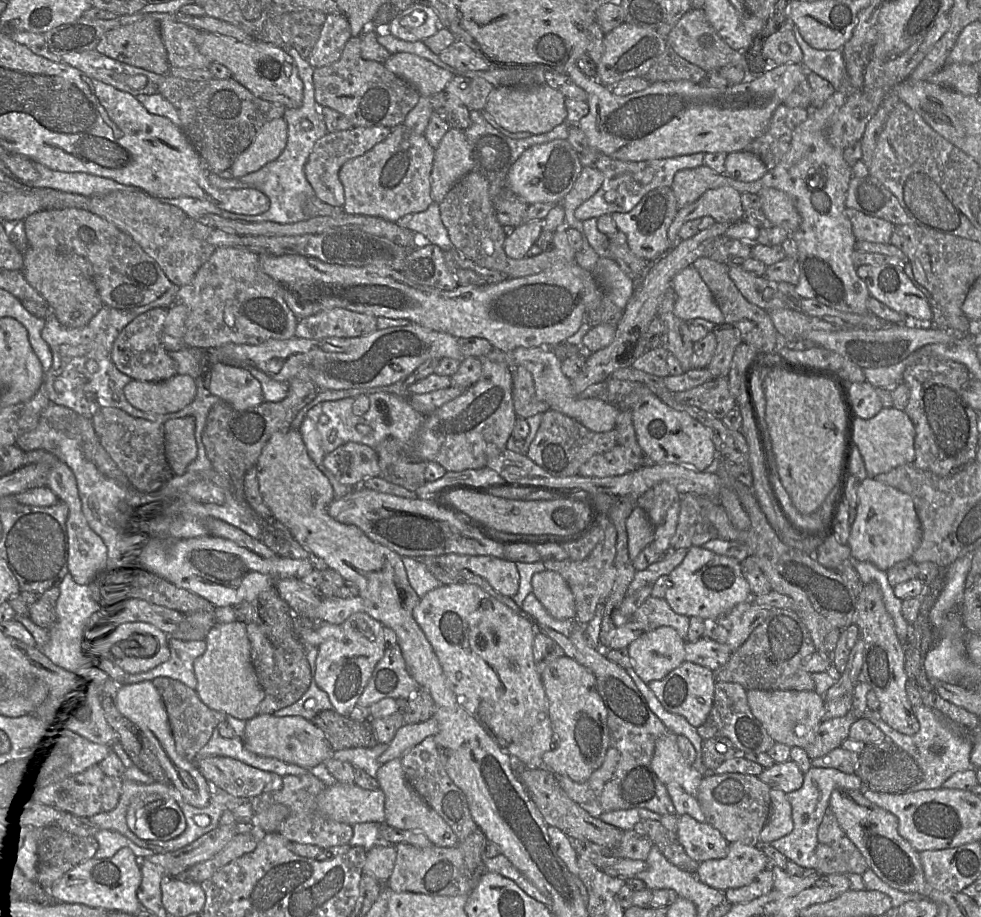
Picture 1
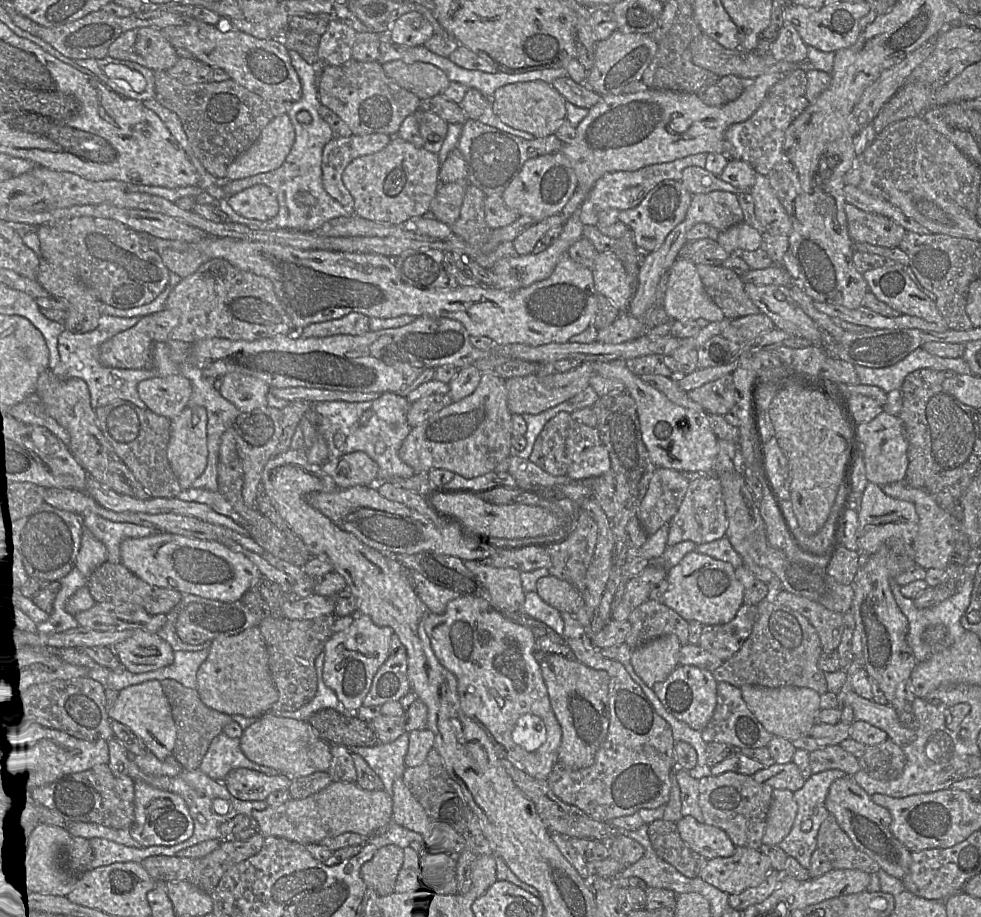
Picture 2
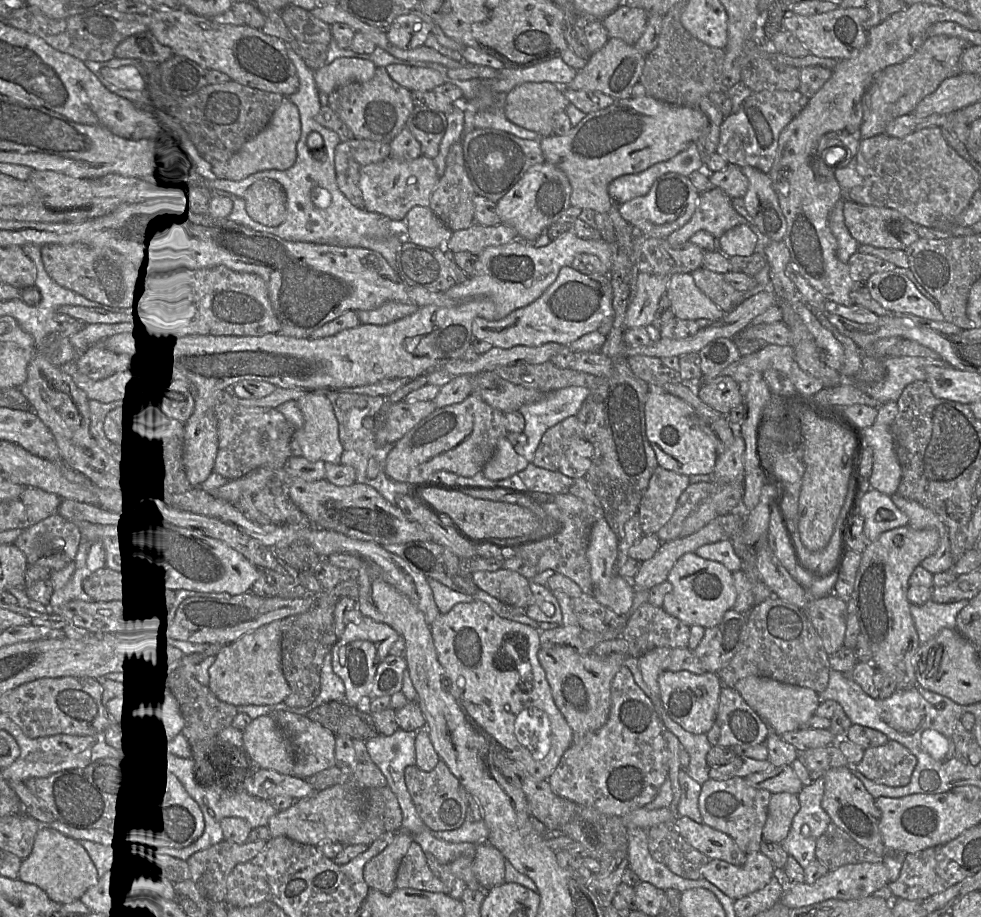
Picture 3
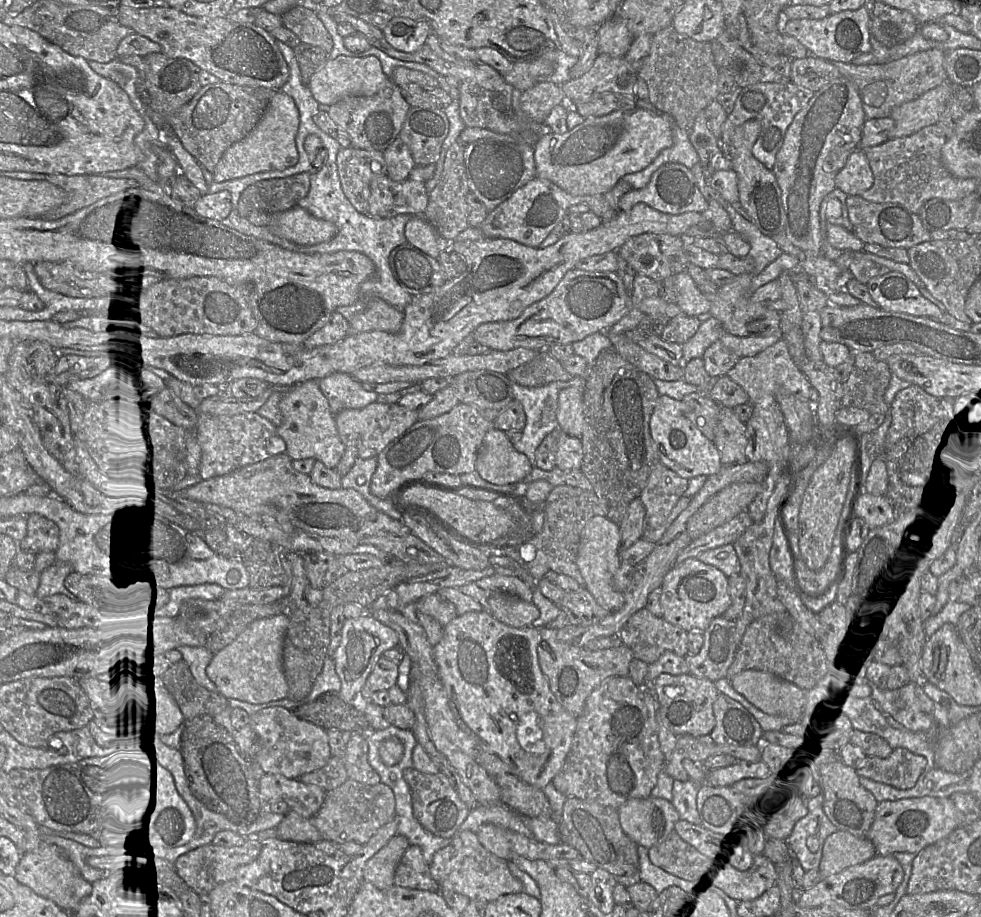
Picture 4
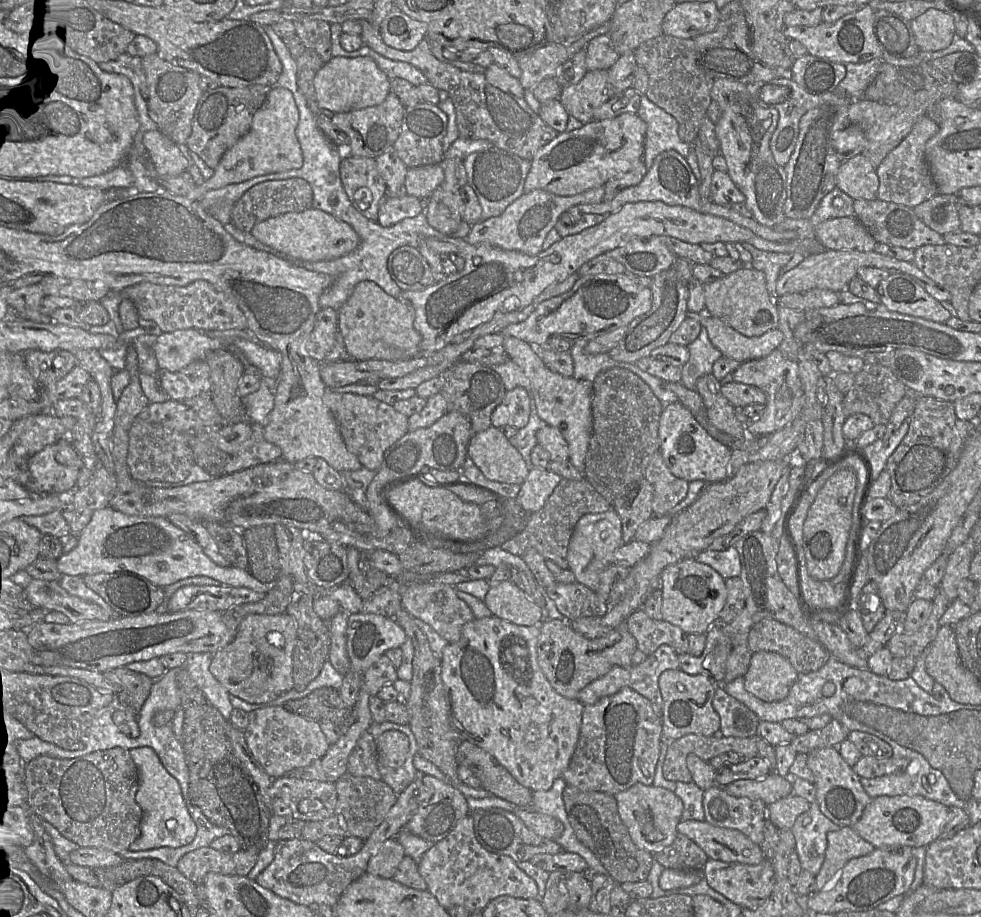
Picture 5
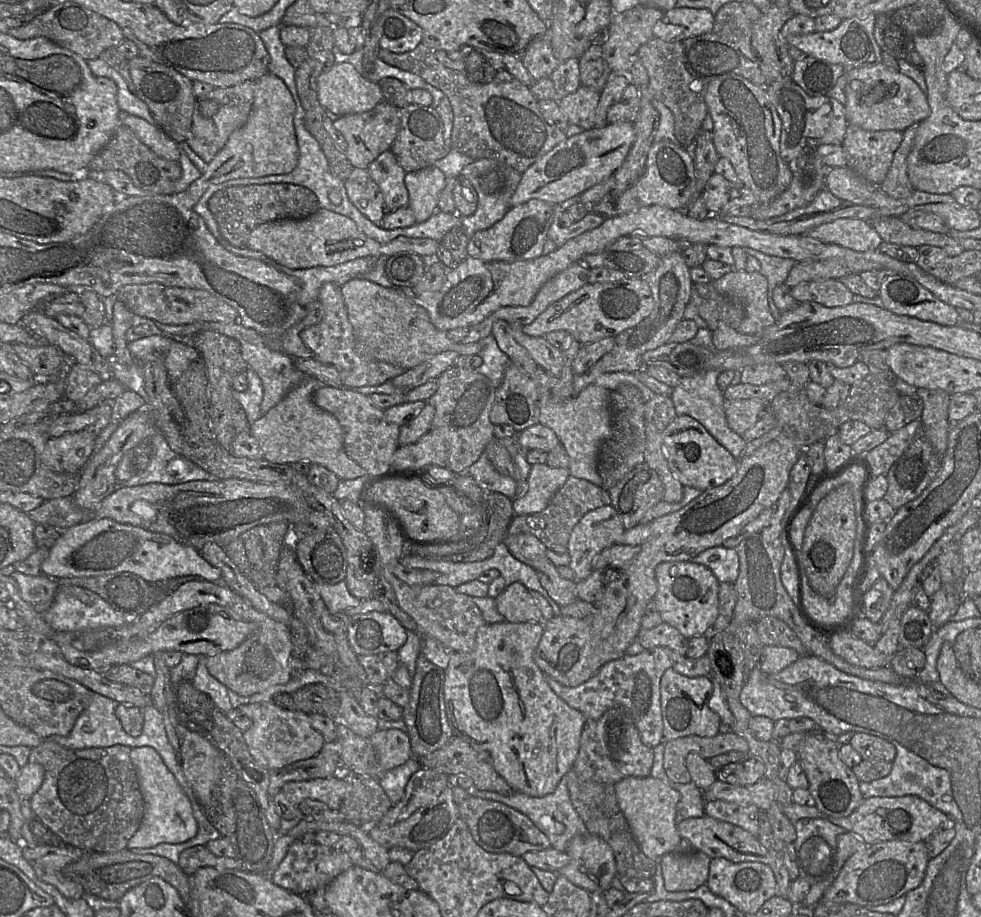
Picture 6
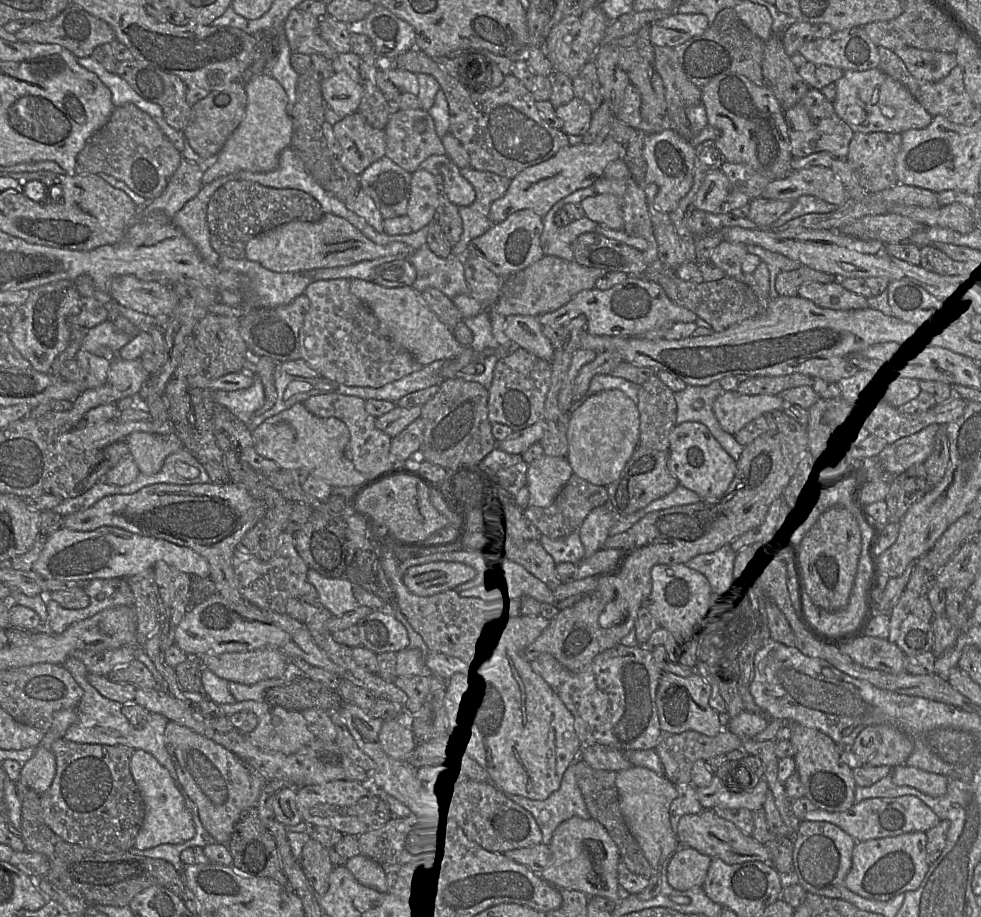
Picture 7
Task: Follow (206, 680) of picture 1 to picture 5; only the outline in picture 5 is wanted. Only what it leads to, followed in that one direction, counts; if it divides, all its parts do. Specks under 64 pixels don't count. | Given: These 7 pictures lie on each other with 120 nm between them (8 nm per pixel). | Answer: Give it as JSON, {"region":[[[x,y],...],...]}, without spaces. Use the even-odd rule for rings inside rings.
{"region":[[[286,612],[248,615],[232,642],[213,653],[210,673],[230,695],[246,703],[269,702],[293,689],[292,656],[296,642],[296,622]]]}

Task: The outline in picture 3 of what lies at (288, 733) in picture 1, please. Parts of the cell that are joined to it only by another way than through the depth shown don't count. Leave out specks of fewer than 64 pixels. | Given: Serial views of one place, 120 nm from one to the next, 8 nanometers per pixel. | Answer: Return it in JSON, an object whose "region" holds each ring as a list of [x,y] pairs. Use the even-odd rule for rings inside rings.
{"region":[[[272,716],[252,720],[242,732],[242,740],[243,751],[253,766],[292,775],[293,749]]]}

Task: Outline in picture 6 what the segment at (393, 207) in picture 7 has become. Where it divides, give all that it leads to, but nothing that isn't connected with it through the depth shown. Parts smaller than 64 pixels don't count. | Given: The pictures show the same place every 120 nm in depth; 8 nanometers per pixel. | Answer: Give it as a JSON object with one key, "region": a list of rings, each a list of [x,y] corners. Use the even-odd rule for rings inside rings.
{"region":[[[389,149],[381,153],[368,166],[371,178],[380,188],[386,213],[408,206],[409,195],[405,185],[405,170]]]}

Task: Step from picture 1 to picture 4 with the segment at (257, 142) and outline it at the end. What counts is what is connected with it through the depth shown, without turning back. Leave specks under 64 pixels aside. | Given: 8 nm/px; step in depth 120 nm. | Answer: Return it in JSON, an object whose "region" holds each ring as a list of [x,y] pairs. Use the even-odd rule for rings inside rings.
{"region":[[[276,91],[263,116],[243,140],[233,144],[223,154],[213,174],[213,182],[243,178],[261,172],[284,170],[298,163],[296,134],[299,128],[299,111],[295,101],[282,91]]]}

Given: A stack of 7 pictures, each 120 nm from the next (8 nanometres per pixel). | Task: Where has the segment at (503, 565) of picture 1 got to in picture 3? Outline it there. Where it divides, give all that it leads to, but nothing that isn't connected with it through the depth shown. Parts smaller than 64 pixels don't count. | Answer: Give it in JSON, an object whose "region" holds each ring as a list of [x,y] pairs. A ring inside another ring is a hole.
{"region":[[[477,571],[472,577],[479,589],[506,605],[527,609],[535,603],[529,580],[515,571]]]}

